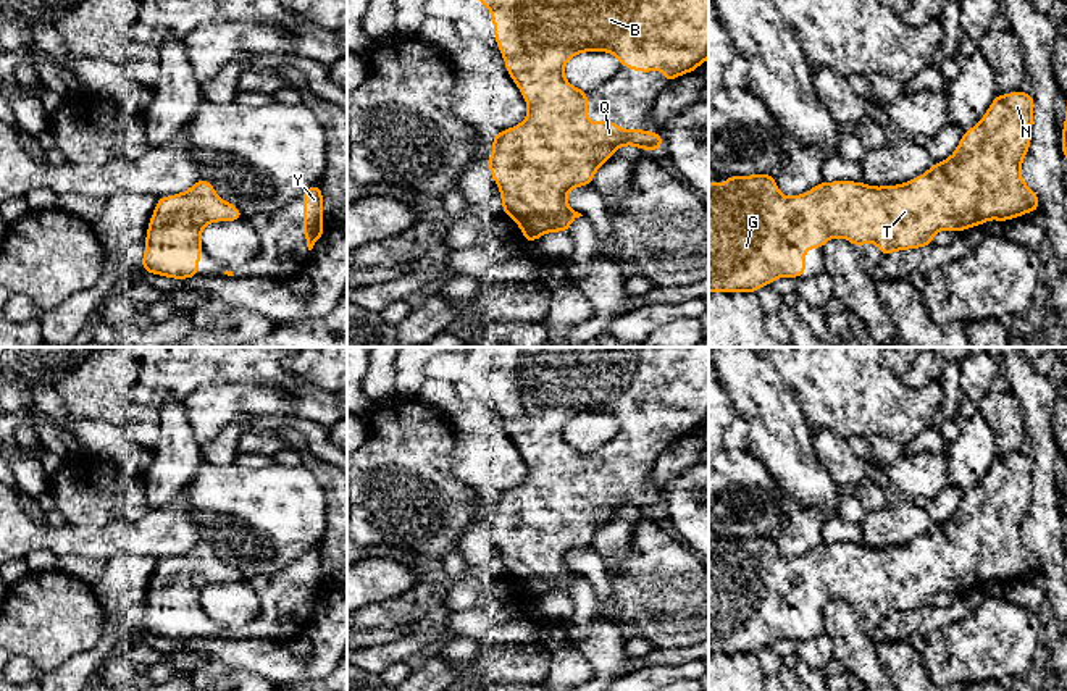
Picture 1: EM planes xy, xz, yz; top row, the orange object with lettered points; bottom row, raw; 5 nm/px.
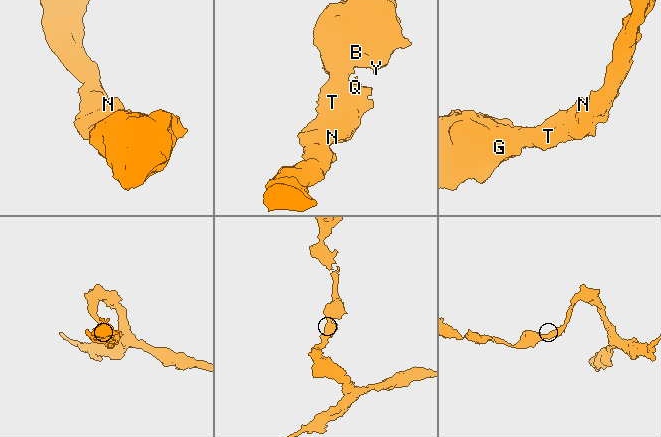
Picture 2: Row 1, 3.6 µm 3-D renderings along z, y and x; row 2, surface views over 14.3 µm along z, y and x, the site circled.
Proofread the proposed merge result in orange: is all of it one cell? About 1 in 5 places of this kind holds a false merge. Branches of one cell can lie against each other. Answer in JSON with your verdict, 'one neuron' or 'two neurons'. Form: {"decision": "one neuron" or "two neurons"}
{"decision": "one neuron"}

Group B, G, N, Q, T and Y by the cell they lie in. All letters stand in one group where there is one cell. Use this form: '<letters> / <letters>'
B G N Q T Y

